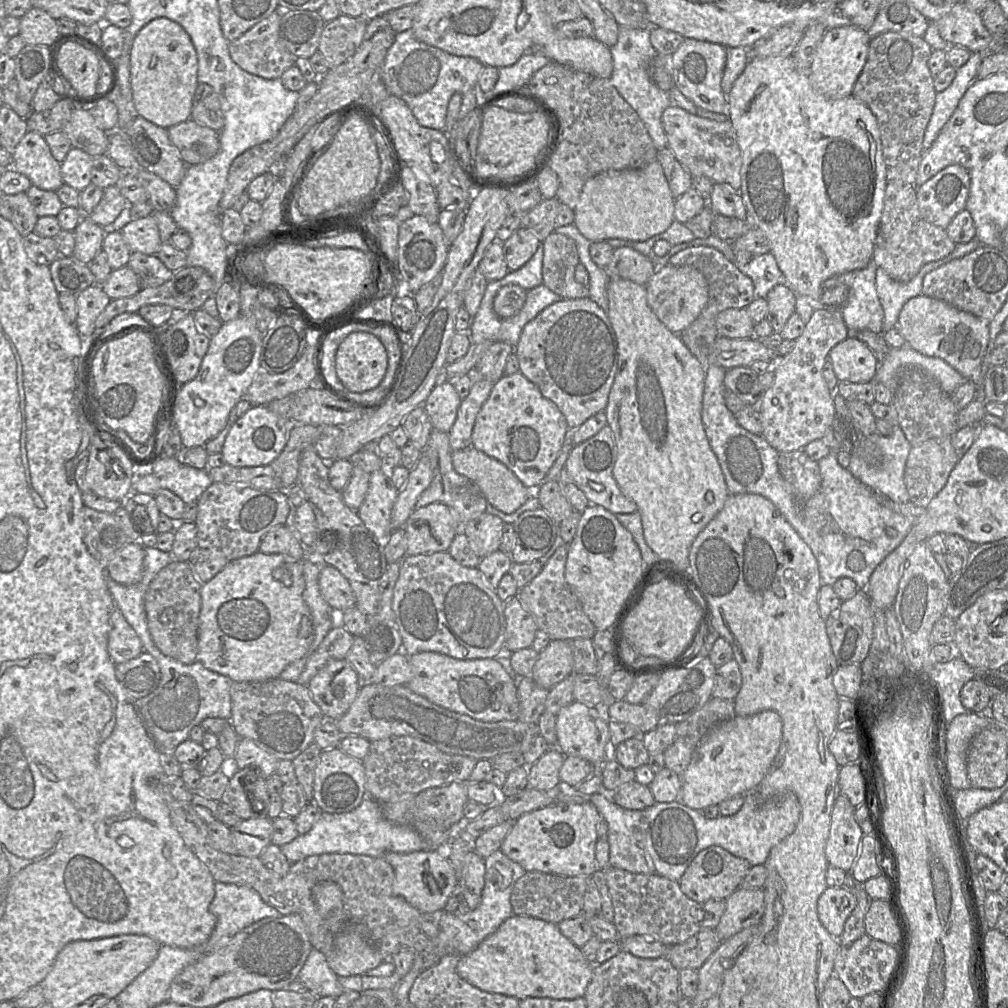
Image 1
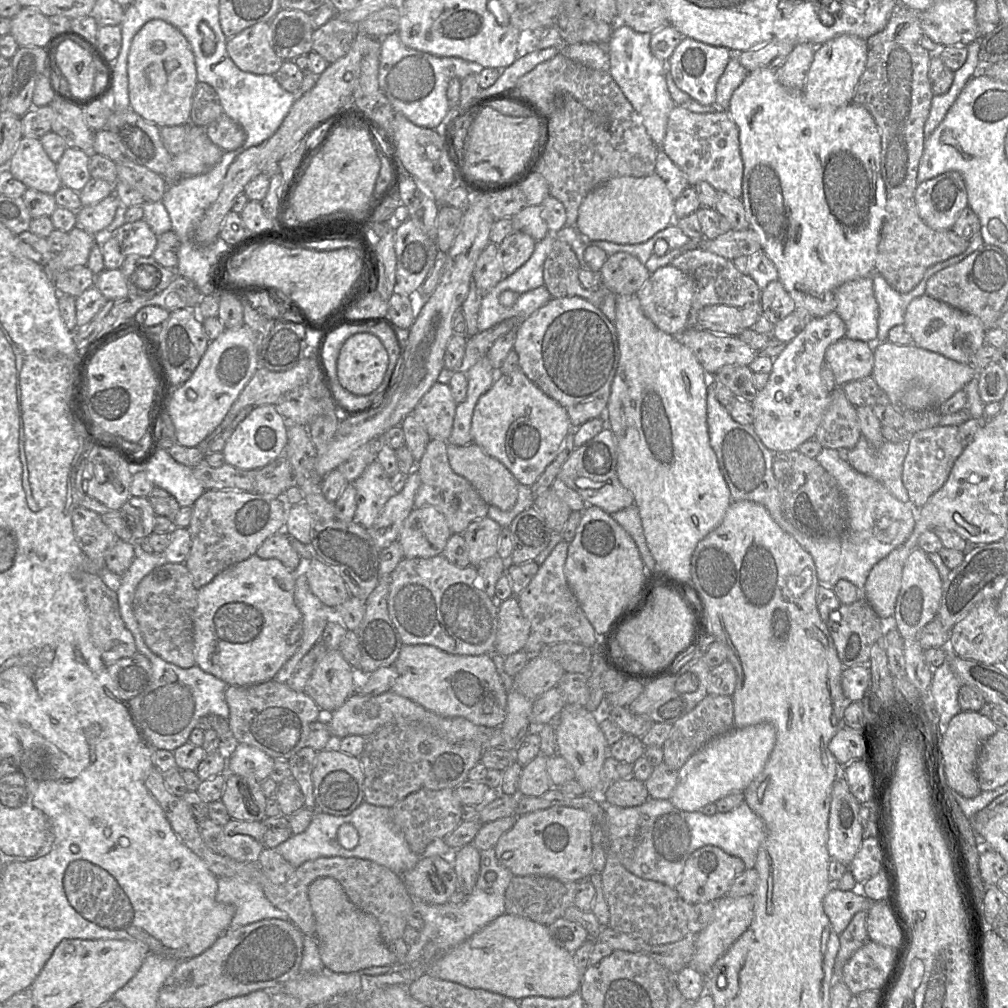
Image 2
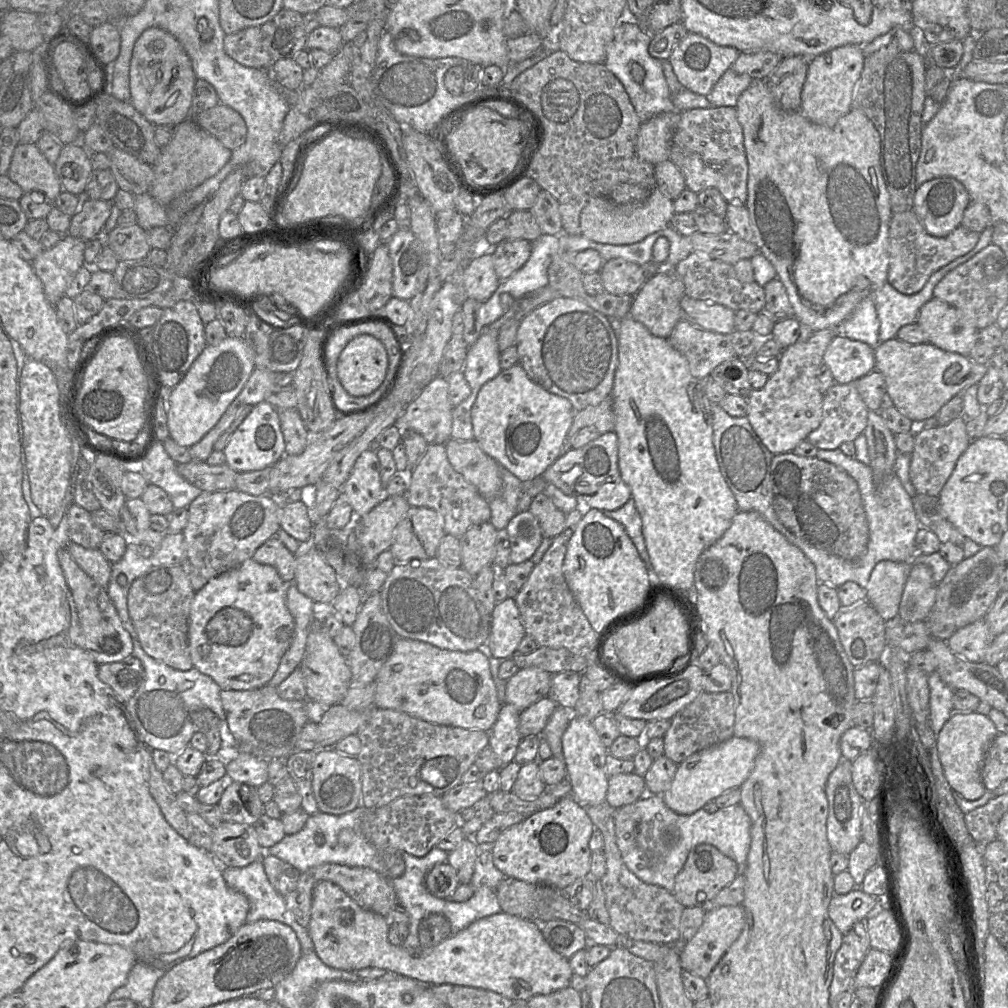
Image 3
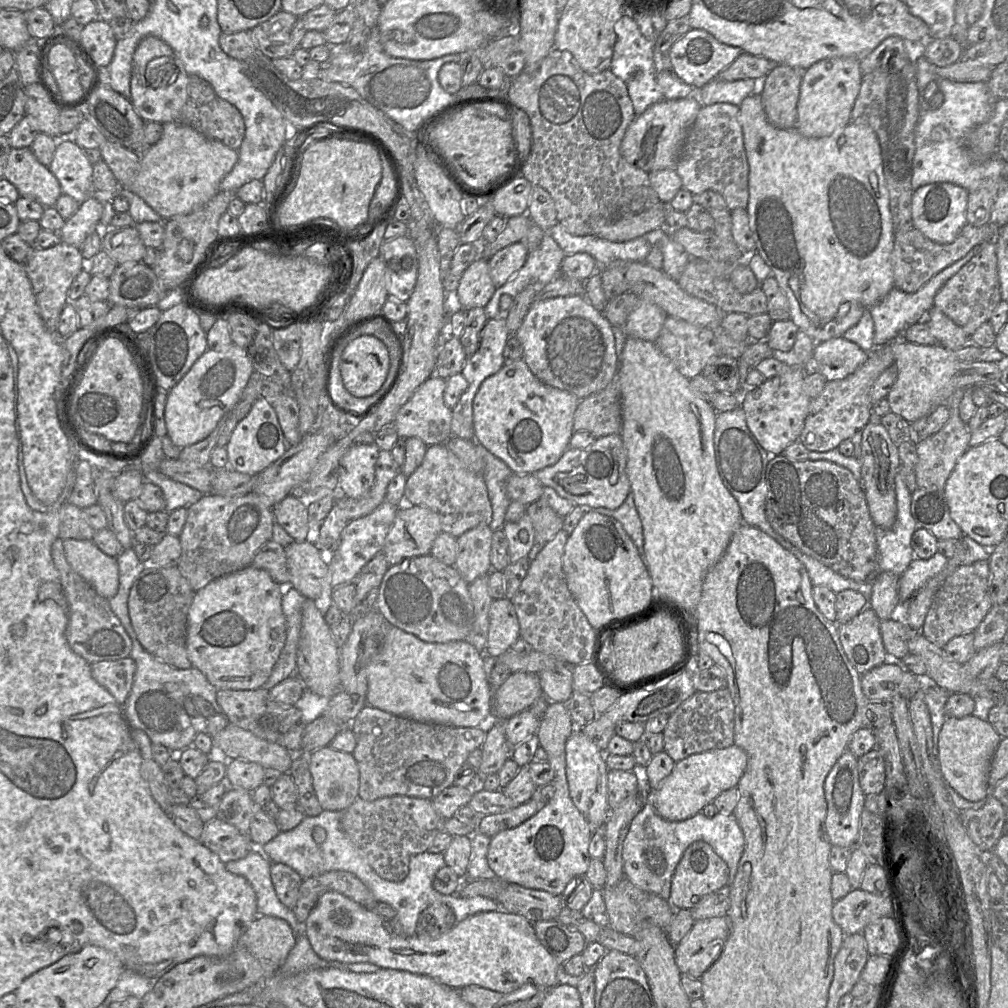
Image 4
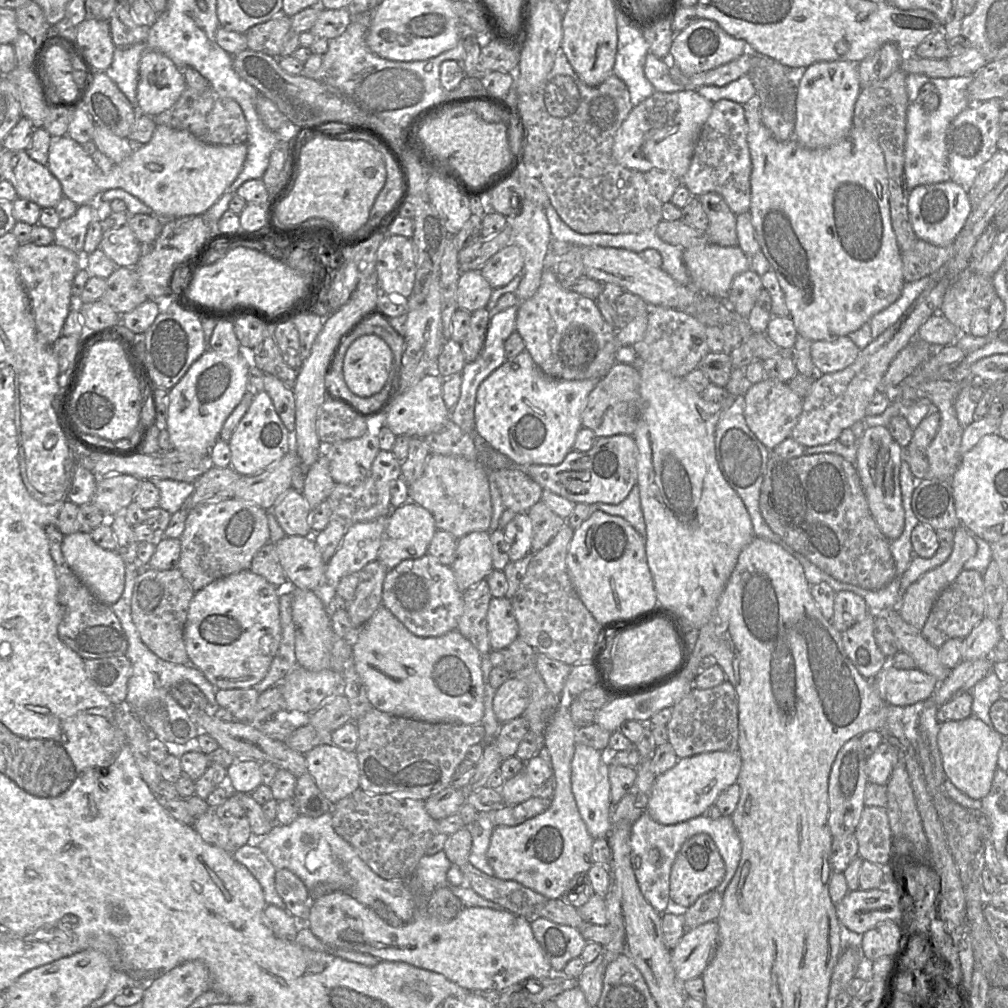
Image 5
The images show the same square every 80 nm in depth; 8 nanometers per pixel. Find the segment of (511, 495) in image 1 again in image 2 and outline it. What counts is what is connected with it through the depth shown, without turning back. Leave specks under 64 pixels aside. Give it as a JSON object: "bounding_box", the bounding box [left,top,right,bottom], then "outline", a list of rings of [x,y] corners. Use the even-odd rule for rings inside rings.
{"bounding_box":[447,442,519,511],"outline":[[[474,442],[464,446],[448,443],[447,455],[452,470],[467,479],[488,505],[496,506],[502,511],[508,511],[514,507],[518,497],[519,482],[499,460],[485,453]]]}

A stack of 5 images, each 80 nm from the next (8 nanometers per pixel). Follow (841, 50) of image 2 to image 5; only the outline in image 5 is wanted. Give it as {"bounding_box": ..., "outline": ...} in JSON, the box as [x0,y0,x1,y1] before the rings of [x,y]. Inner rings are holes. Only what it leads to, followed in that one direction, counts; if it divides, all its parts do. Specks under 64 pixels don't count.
{"bounding_box":[793,62,860,149],"outline":[[[818,62],[809,66],[797,83],[793,138],[808,149],[838,143],[853,127],[854,107],[860,91],[858,68],[850,62]]]}

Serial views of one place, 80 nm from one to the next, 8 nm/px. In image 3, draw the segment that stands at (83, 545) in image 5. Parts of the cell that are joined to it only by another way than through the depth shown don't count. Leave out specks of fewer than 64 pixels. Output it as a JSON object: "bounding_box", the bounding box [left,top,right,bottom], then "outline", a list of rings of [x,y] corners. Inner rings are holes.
{"bounding_box":[67,542,112,589],"outline":[[[74,542],[67,545],[67,550],[72,559],[96,583],[106,589],[111,576],[112,564],[97,549],[84,548]]]}

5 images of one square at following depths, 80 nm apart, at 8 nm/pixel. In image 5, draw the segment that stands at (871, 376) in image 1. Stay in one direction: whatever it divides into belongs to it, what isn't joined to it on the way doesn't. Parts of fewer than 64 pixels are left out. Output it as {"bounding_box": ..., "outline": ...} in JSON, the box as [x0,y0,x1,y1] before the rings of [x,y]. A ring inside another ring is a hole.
{"bounding_box":[810,337,860,375],"outline":[[[847,337],[834,341],[813,341],[810,348],[812,362],[819,375],[842,371],[853,364],[860,349]]]}

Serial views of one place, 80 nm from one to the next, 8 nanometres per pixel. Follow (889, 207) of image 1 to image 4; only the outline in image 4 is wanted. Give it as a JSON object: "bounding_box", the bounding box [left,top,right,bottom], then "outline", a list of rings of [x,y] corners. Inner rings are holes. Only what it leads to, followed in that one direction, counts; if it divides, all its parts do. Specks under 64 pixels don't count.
{"bounding_box":[892,222,999,293],"outline":[[[991,222],[982,226],[967,223],[950,244],[933,242],[915,227],[907,232],[894,231],[894,248],[892,251],[894,285],[906,293],[914,293],[934,275],[963,258],[973,247],[983,242],[995,241],[998,237],[999,227]]]}

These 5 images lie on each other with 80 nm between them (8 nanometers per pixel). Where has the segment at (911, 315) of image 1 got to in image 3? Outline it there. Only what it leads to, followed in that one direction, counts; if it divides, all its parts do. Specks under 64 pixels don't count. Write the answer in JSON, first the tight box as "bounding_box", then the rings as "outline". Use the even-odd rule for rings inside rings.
{"bounding_box":[916,298,979,356],"outline":[[[936,298],[921,307],[916,323],[927,334],[928,343],[944,351],[967,356],[978,342],[979,329],[971,320]]]}

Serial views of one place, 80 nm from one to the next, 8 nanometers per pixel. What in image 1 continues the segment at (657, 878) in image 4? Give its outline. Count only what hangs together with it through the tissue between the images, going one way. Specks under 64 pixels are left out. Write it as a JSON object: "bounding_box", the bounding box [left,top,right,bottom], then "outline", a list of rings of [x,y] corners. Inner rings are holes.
{"bounding_box":[589,790,801,882],"outline":[[[756,790],[745,794],[741,809],[732,816],[705,818],[701,811],[691,809],[680,801],[655,803],[644,810],[627,810],[616,805],[610,795],[601,791],[589,797],[602,819],[608,825],[609,867],[630,873],[657,875],[679,882],[695,856],[710,846],[720,846],[732,855],[747,860],[751,866],[764,864],[771,850],[791,835],[799,822],[801,807],[795,794],[775,795],[773,798],[760,798]]]}

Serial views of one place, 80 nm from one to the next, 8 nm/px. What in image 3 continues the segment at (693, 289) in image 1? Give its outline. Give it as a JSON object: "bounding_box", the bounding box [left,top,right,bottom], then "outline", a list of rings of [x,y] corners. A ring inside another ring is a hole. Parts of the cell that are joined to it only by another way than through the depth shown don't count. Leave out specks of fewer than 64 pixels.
{"bounding_box":[630,270,685,339],"outline":[[[659,270],[647,278],[633,297],[630,316],[642,323],[654,336],[667,339],[675,325],[683,319],[680,301],[685,295],[684,284],[673,270]]]}

